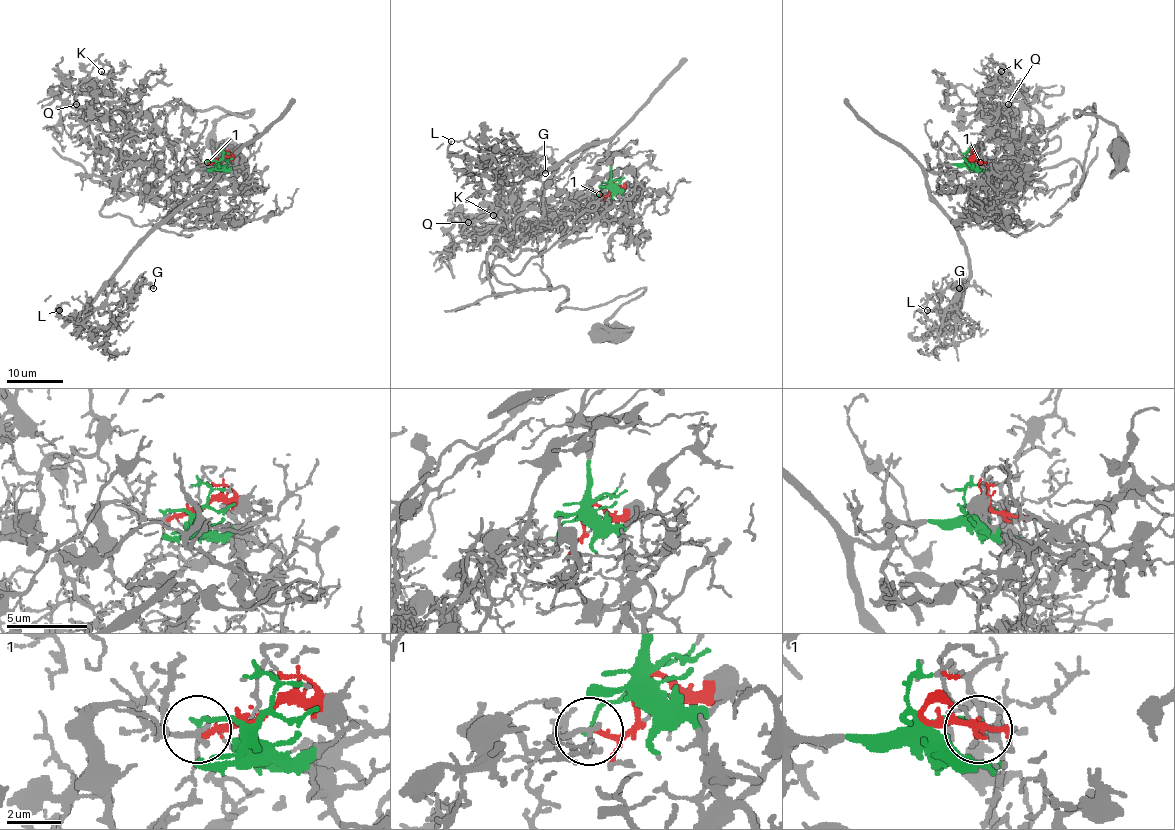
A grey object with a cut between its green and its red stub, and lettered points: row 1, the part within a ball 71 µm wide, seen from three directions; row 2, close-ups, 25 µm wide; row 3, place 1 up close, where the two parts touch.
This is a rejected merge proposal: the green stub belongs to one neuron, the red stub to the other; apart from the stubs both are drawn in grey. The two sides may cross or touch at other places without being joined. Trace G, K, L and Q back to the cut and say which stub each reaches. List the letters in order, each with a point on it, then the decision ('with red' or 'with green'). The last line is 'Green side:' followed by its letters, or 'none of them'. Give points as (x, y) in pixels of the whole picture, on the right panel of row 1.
G: (959, 288) | with green
K: (1001, 71) | with red
L: (927, 310) | with green
Q: (1008, 104) | with red
Green side: G, L

